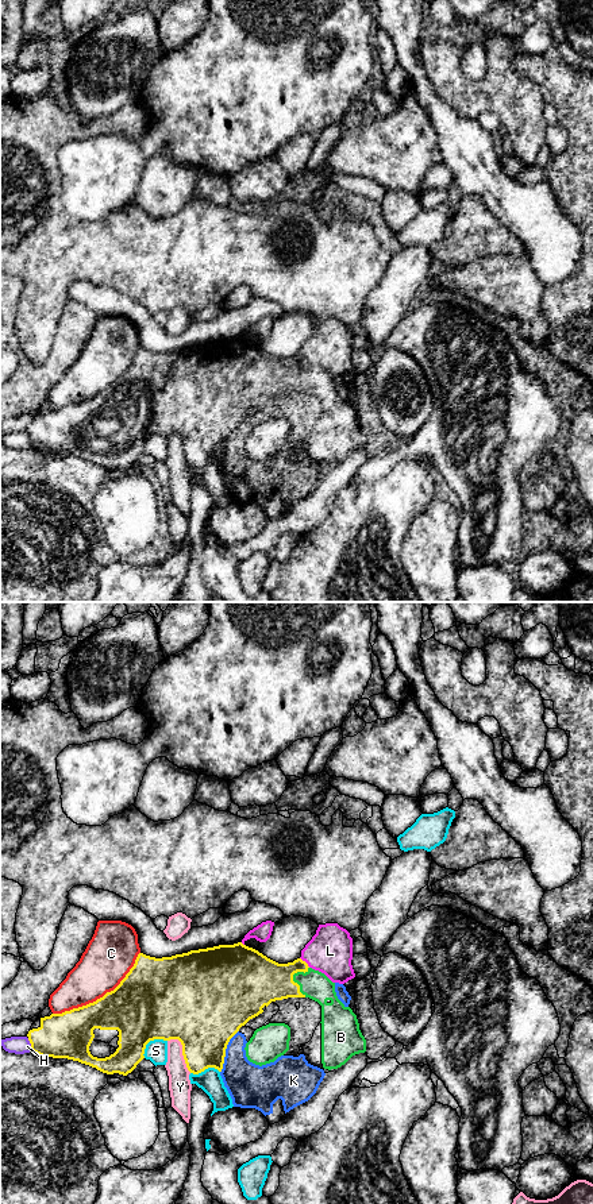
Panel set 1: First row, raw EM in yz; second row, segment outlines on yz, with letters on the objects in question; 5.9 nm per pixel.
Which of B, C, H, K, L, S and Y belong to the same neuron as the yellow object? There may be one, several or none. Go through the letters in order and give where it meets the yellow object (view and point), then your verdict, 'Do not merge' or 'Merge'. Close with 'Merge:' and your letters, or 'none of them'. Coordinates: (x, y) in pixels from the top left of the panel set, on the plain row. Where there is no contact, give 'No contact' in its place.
B: Touches yellow at yz (292, 373). Merge
C: Touches yellow at yz (103, 392). Do not merge
H: Touches yellow at yz (31, 440). Do not merge
K: Touches yellow at yz (224, 447). Do not merge
L: Touches yellow at yz (305, 358). Do not merge
S: Touches yellow at yz (150, 435). Do not merge
Y: Touches yellow at yz (183, 447). Do not merge
Merge: B

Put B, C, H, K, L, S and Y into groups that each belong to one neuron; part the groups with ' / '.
B / C / H / K / L / S / Y

